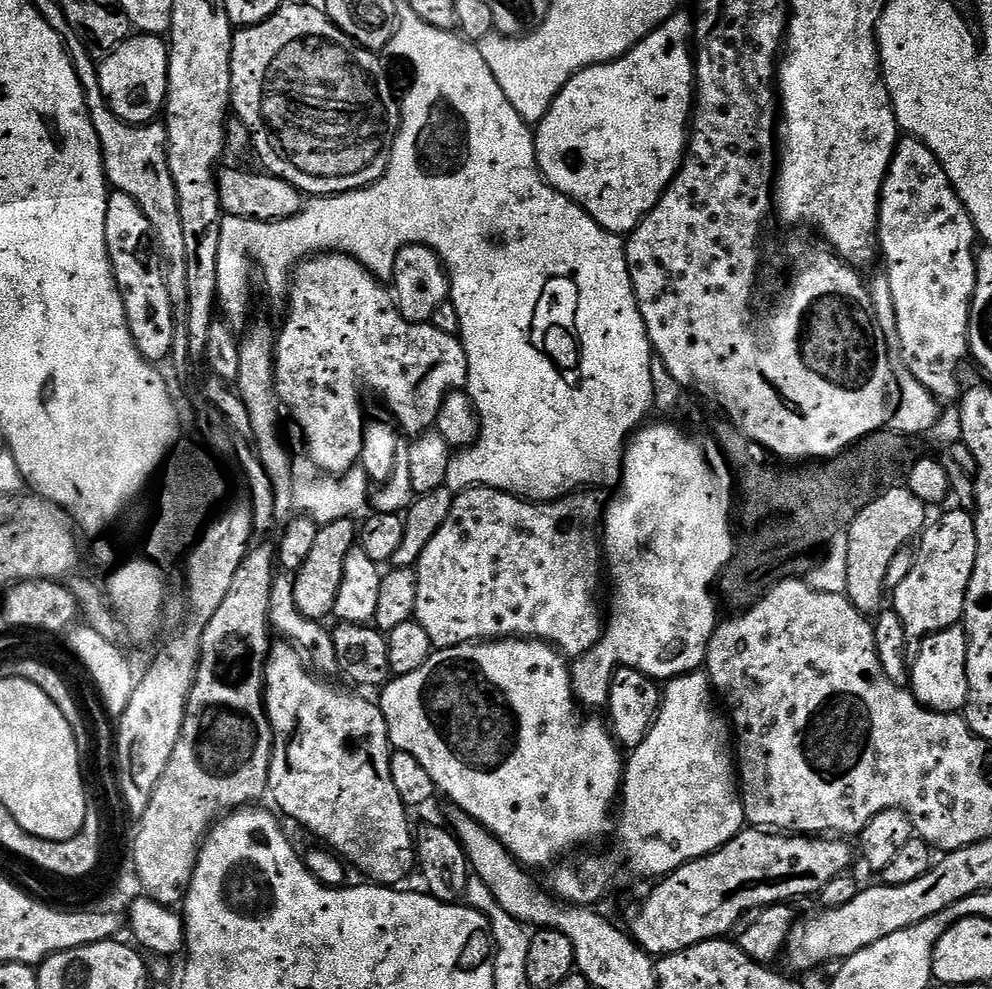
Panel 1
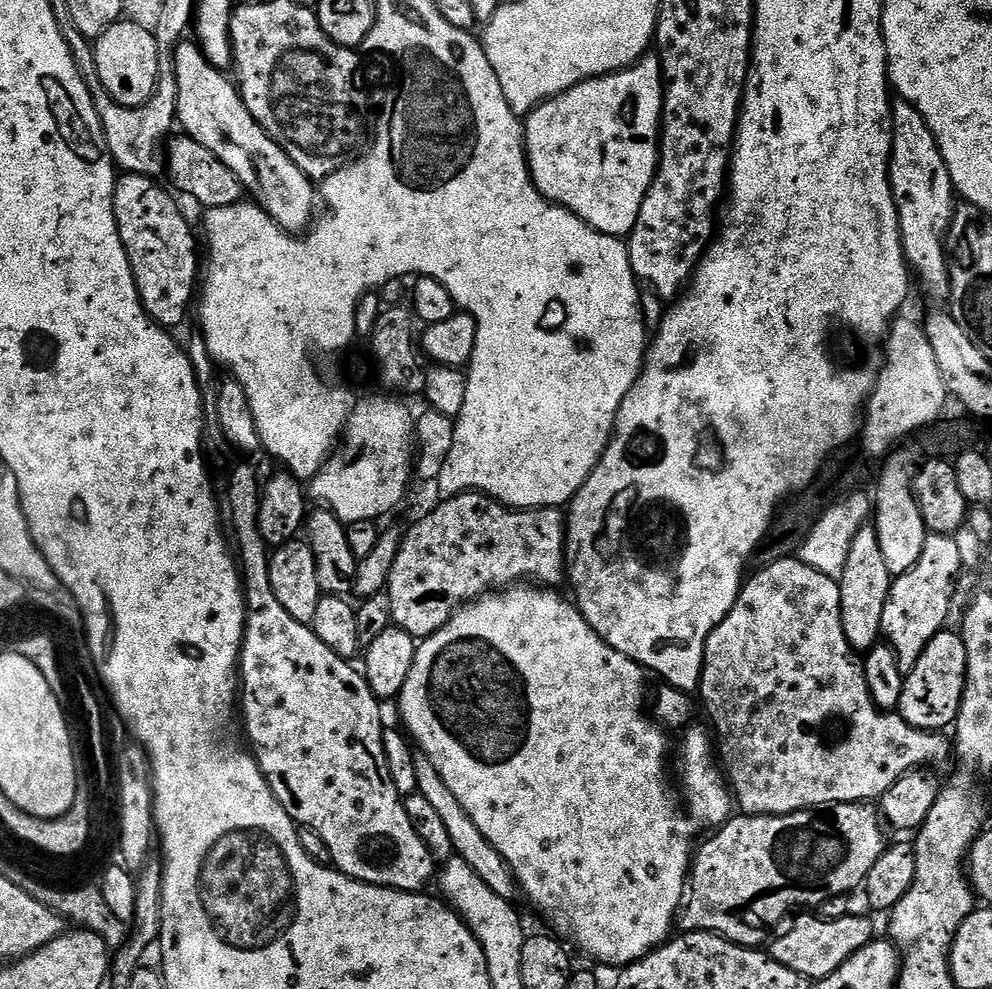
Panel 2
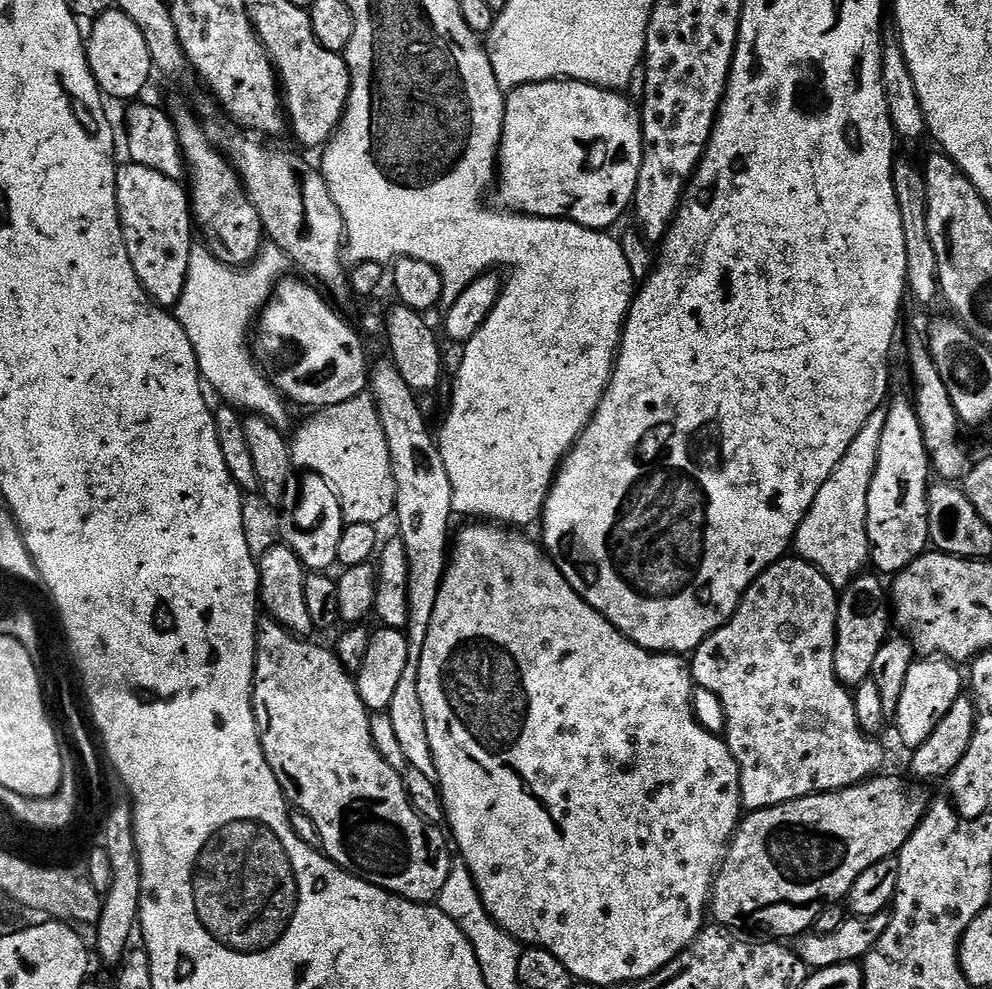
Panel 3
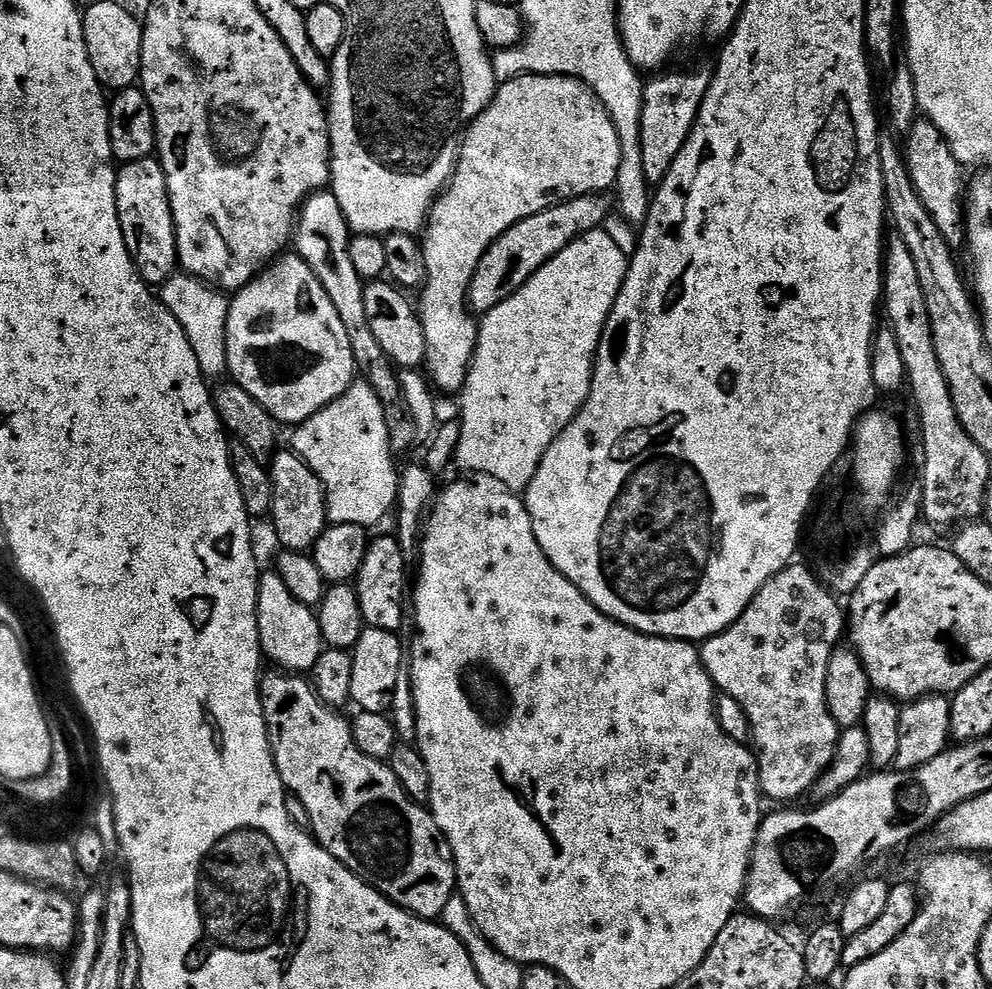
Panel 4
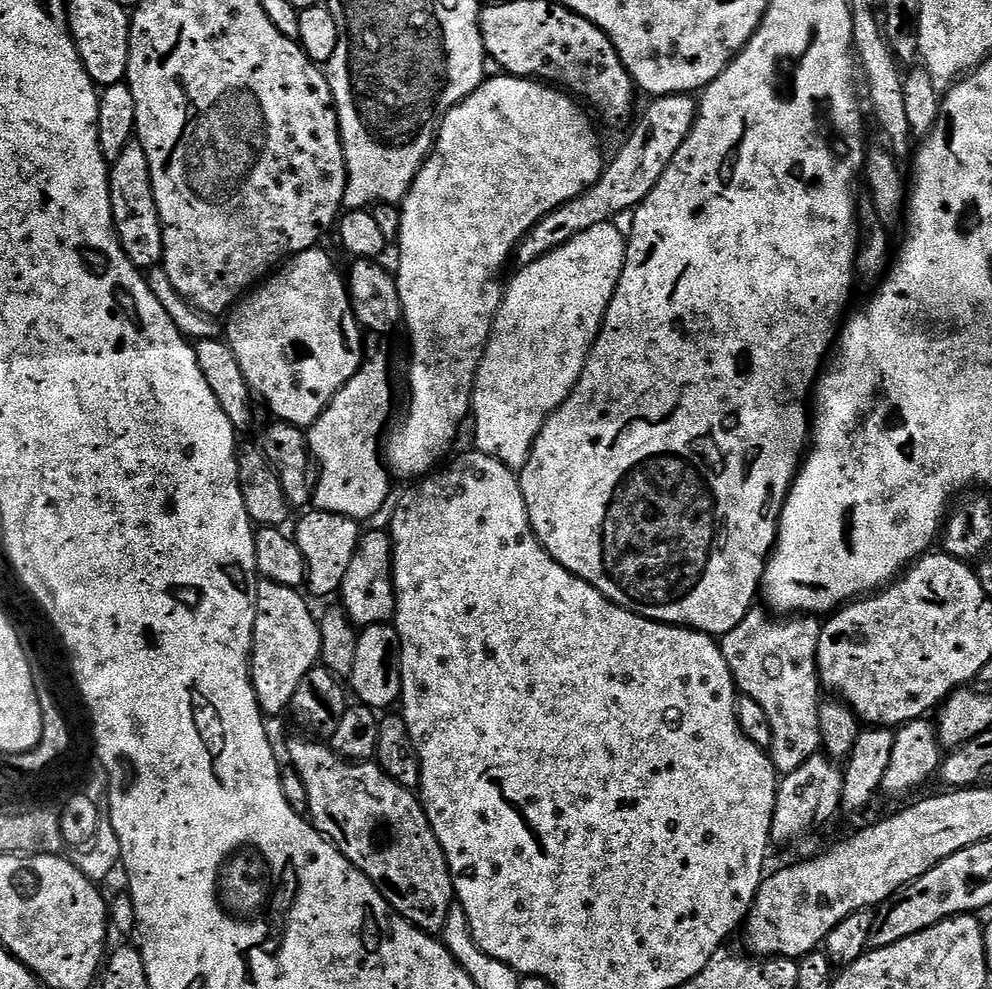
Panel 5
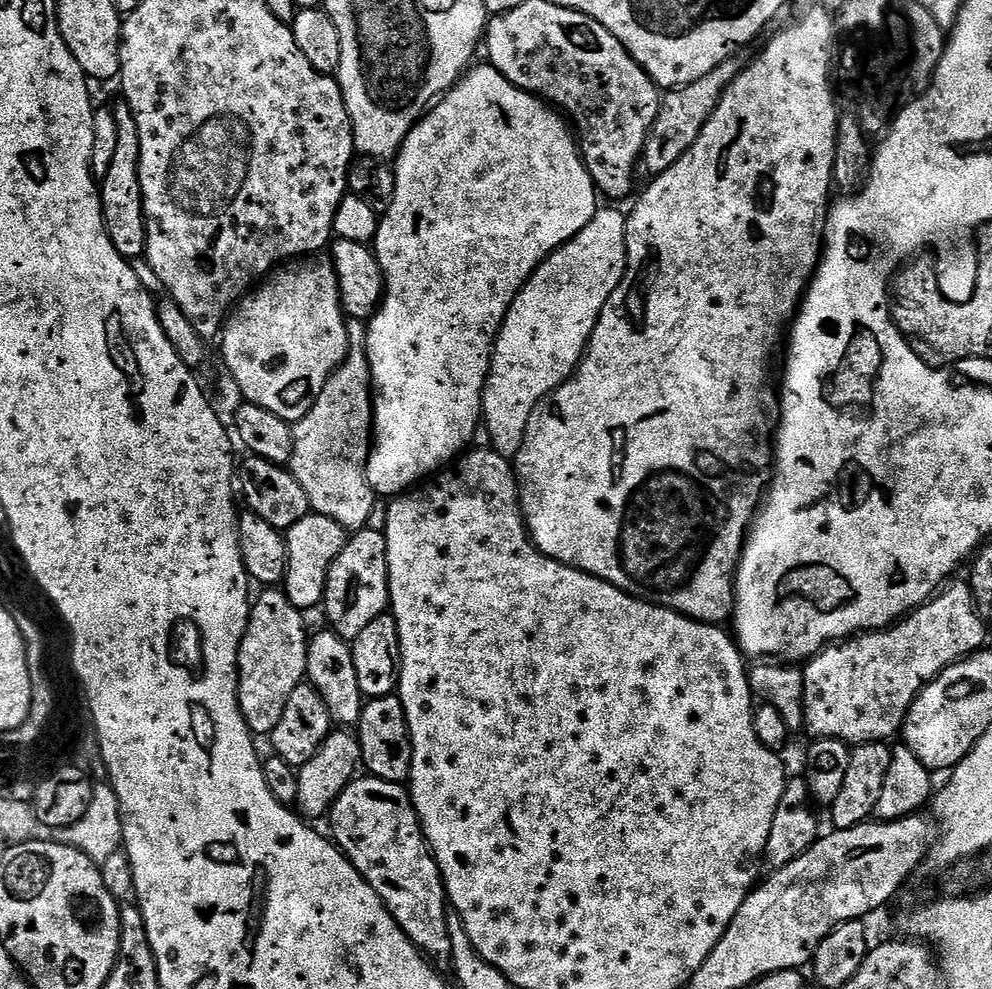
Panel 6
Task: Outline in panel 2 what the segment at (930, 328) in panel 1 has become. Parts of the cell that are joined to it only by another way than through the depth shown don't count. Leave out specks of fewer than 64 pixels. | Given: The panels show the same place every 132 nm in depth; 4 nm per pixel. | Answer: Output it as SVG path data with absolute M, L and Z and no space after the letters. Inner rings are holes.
M893 99L891 105L892 153L888 159L888 181L898 210L904 259L915 279L916 276L920 279L921 286L930 295L944 298L948 295L948 257L944 254L944 239L948 236L958 193L952 187L950 170L930 126L926 126L926 118L905 100Z

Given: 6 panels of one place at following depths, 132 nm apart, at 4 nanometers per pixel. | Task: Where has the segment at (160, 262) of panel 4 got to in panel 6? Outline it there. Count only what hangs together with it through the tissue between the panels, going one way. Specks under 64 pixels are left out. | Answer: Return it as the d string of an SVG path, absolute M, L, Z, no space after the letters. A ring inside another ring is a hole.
M120 102L120 105L115 105L114 111L118 122L118 147L110 162L110 170L106 170L99 185L100 205L104 208L104 225L110 234L110 242L114 242L114 250L118 250L118 254L122 254L131 262L141 259L148 246L140 181L140 139L138 126L128 103Z

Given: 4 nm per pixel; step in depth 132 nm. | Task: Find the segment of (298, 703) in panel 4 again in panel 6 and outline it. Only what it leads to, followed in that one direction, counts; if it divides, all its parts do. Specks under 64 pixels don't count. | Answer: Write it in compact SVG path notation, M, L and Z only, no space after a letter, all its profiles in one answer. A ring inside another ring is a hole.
M361 775L333 802L331 820L330 836L336 847L379 894L406 938L410 938L437 969L451 969L450 908L446 903L444 879L428 847L428 838L412 805L409 789L377 776Z

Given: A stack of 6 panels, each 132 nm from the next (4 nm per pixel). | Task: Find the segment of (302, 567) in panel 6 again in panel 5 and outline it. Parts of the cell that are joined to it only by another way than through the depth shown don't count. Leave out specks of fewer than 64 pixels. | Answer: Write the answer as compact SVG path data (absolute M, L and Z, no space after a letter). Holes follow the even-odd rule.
M308 510L301 516L304 517L296 524L294 539L298 550L302 550L302 558L306 562L307 591L309 593L312 591L316 596L335 597L346 578L346 570L350 570L354 550L358 550L358 542L362 535L361 525L345 516L319 510Z

